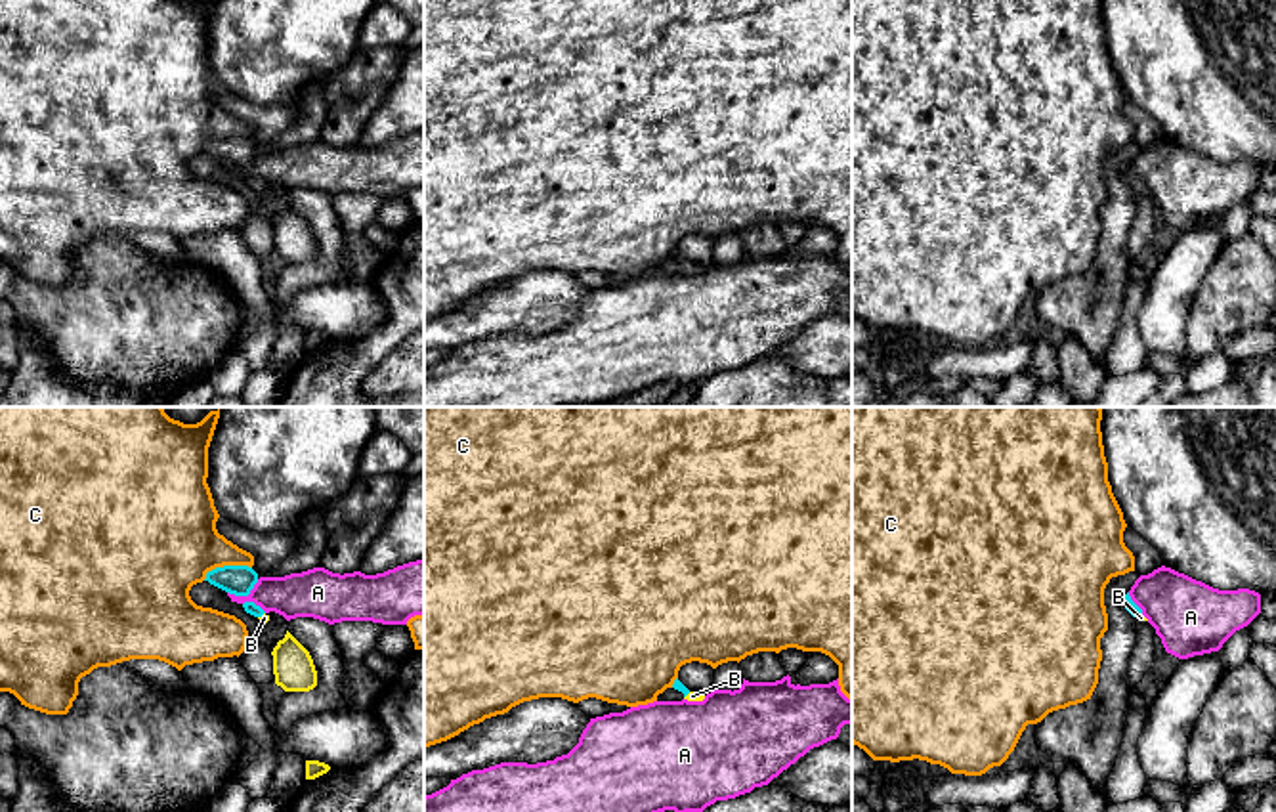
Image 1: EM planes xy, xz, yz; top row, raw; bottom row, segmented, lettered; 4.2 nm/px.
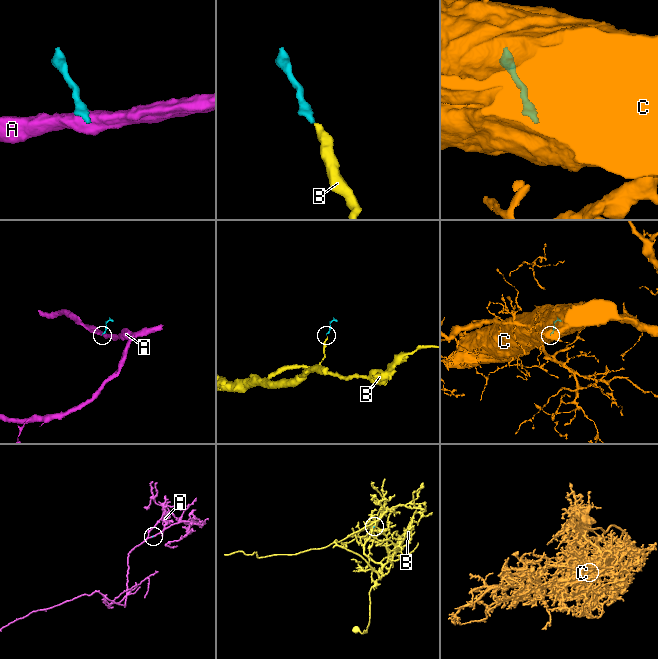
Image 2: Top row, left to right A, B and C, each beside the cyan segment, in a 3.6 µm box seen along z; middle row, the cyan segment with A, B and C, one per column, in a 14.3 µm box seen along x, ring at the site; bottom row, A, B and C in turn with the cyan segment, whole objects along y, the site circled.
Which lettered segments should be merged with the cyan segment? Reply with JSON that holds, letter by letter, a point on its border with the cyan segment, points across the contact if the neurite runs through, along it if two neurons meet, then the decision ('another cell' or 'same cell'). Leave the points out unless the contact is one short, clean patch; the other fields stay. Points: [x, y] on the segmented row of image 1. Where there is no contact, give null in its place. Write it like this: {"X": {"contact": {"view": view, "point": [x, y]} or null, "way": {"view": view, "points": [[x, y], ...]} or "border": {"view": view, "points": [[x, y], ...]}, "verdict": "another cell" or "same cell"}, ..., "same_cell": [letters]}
{"A": {"contact": {"view": "xy", "point": [245, 595]}, "border": {"view": "xy", "points": [[258, 579], [247, 595], [228, 593]]}, "verdict": "another cell"}, "B": {"contact": {"view": "xy", "point": [260, 616]}, "way": {"view": "xy", "points": [[251, 608], [260, 616], [264, 618]]}, "verdict": "same cell"}, "C": {"contact": {"view": "xy", "point": [226, 566]}, "border": {"view": "xy", "points": [[251, 566], [216, 566], [203, 579]]}, "verdict": "another cell"}, "same_cell": ["B"]}

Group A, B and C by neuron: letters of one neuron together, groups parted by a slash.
A / B / C

